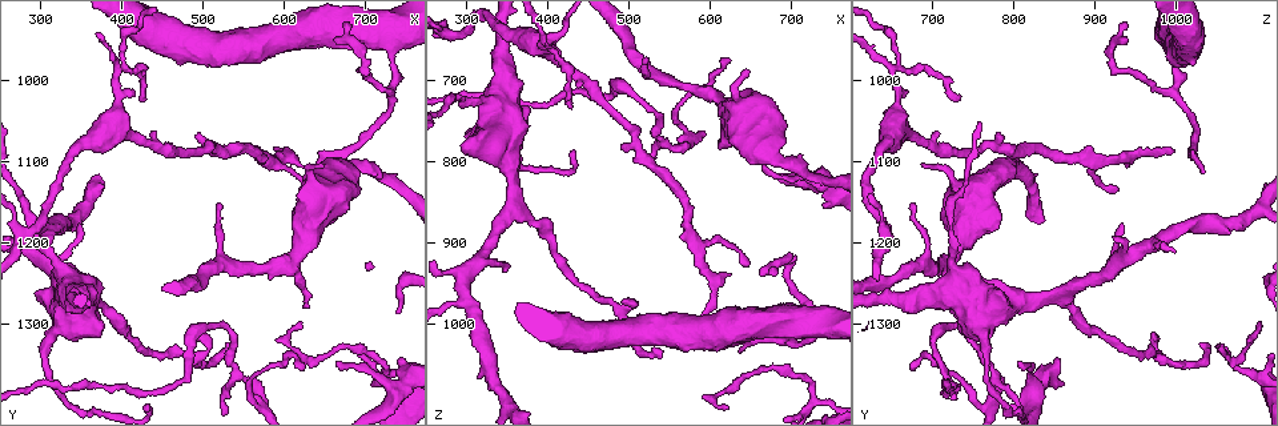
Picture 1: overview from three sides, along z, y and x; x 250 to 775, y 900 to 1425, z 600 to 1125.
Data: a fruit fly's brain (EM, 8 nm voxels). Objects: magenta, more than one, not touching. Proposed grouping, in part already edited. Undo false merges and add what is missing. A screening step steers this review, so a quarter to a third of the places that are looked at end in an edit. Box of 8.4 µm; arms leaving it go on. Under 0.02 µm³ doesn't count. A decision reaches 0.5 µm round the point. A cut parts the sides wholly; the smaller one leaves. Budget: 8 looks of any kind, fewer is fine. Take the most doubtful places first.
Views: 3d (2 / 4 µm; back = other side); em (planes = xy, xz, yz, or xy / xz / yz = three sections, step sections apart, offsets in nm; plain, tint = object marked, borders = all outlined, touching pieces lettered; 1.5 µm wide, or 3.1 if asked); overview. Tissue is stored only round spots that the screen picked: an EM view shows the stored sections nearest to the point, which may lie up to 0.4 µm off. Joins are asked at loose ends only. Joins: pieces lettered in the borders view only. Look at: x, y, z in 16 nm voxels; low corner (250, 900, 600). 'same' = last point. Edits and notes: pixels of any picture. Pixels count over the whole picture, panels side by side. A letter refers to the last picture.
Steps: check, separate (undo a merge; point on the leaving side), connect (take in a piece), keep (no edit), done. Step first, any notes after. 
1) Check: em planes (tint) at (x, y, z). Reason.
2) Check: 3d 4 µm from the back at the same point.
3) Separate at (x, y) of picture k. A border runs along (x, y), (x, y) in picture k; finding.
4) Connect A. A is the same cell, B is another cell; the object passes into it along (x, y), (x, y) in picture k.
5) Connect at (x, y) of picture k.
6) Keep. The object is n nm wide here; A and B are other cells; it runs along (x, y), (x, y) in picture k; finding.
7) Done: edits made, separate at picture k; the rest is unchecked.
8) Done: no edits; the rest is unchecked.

Check: em yz step 4 (tint) at (295, 1200, 970). Thick turns thin.

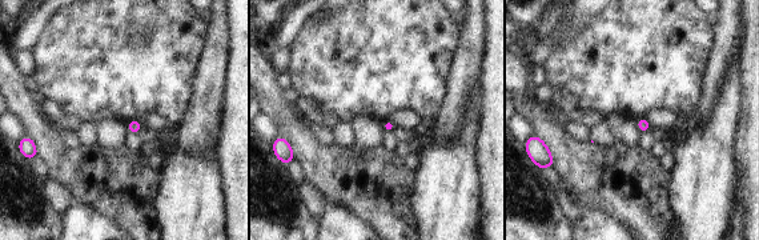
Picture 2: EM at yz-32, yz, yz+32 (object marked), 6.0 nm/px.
Check: em planes (borders) at the same point.

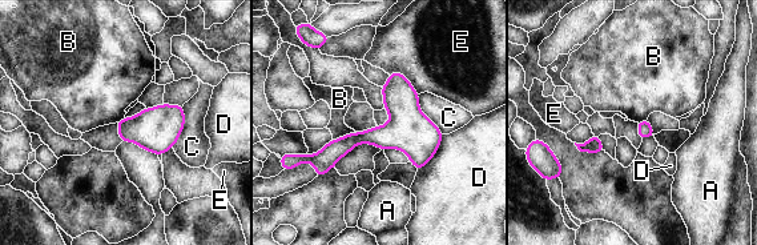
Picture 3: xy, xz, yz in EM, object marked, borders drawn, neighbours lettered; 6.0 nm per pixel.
Keep. A, B, C, D and E are other cells; one neuron here.

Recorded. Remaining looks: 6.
Check: em xy step 4 (tint) at (395, 985, 650). Three-way junction.

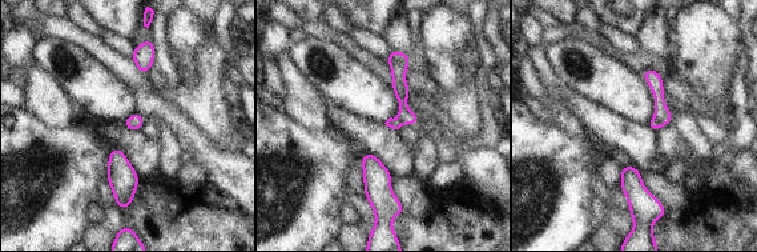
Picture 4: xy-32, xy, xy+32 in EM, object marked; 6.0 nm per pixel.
Check: em xy step 4 (borders) at the same point. See the neighbours.

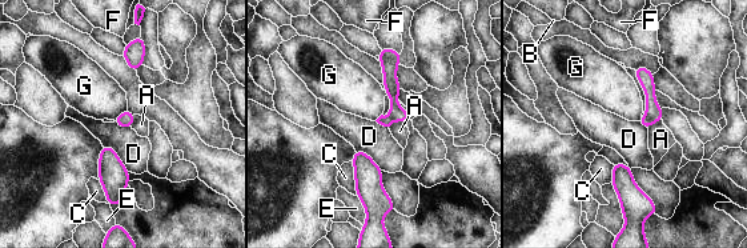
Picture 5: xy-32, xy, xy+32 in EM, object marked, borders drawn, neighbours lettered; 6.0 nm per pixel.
Separate at (653, 111) of picture 5. The object is 80 nm wide here; A, B, C, D, E, F and G are other cells; a border runs along (645, 116), (654, 122) in picture 5; two neurons meet here.

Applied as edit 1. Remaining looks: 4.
Check: overview.

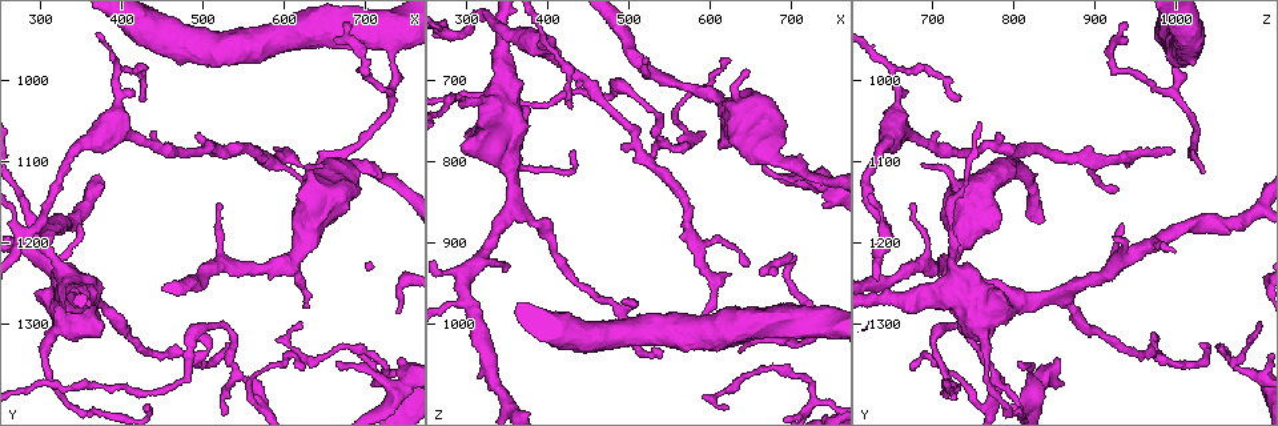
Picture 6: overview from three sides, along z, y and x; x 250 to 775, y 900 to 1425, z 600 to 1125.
Check: 3d 2 µm at (670, 1345, 805). An open end.

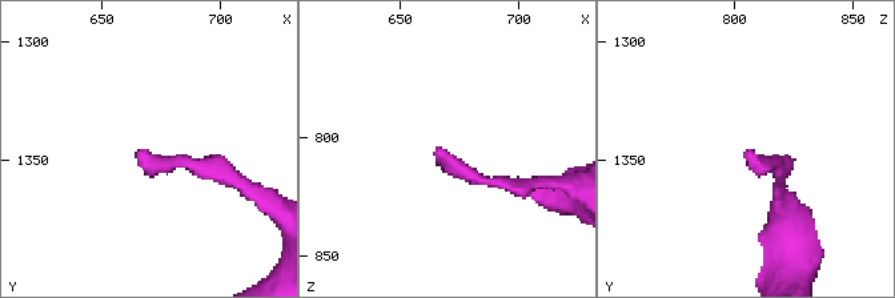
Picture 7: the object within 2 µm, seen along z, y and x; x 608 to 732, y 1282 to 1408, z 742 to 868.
Check: em planes (borders) at (666, 1345, 806).

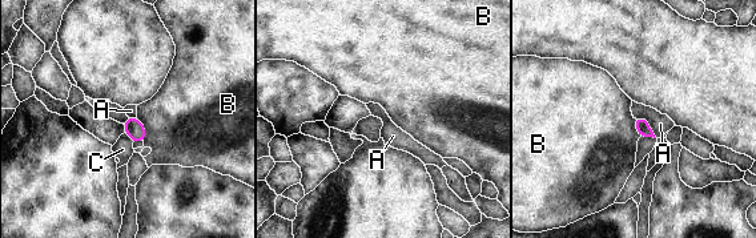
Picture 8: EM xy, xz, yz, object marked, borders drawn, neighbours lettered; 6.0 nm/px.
Keep. The object is 90 nm wide here; A, B and C are other cells; a border runs along (635, 117), (643, 117), (656, 137) in picture 8; none of them fits.

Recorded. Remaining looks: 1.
Done: edits made, separate at picture 5; the rest is unchecked.

